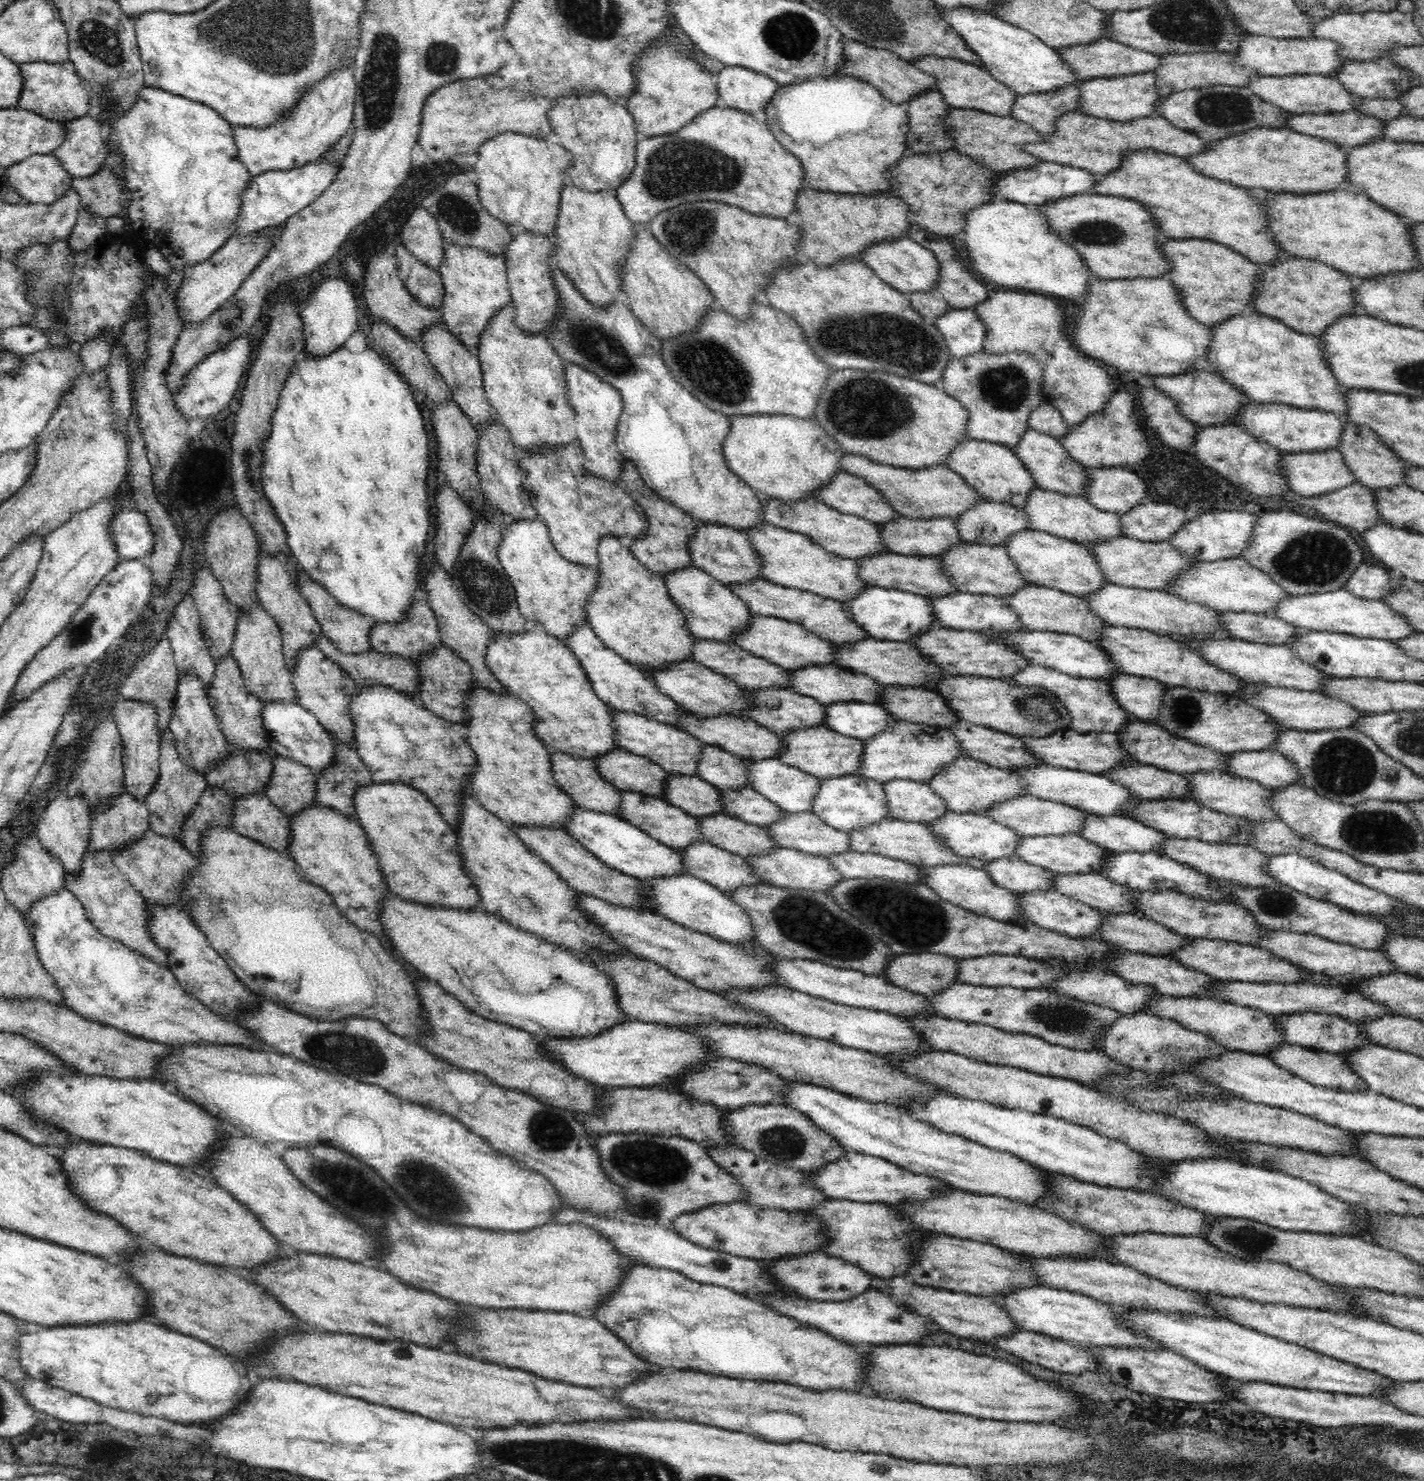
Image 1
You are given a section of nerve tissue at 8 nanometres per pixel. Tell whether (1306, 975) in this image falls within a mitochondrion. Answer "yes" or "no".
no

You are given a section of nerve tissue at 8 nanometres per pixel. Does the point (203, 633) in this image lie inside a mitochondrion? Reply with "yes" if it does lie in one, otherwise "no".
no

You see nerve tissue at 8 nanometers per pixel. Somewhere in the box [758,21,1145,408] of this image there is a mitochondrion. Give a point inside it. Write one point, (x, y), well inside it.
(887, 337)

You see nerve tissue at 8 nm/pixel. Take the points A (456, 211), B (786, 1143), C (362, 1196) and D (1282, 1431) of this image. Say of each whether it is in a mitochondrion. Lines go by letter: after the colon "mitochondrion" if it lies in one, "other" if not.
A: mitochondrion
B: mitochondrion
C: mitochondrion
D: other

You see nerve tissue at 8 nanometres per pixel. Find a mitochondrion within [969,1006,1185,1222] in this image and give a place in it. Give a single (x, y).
(1168, 1051)

